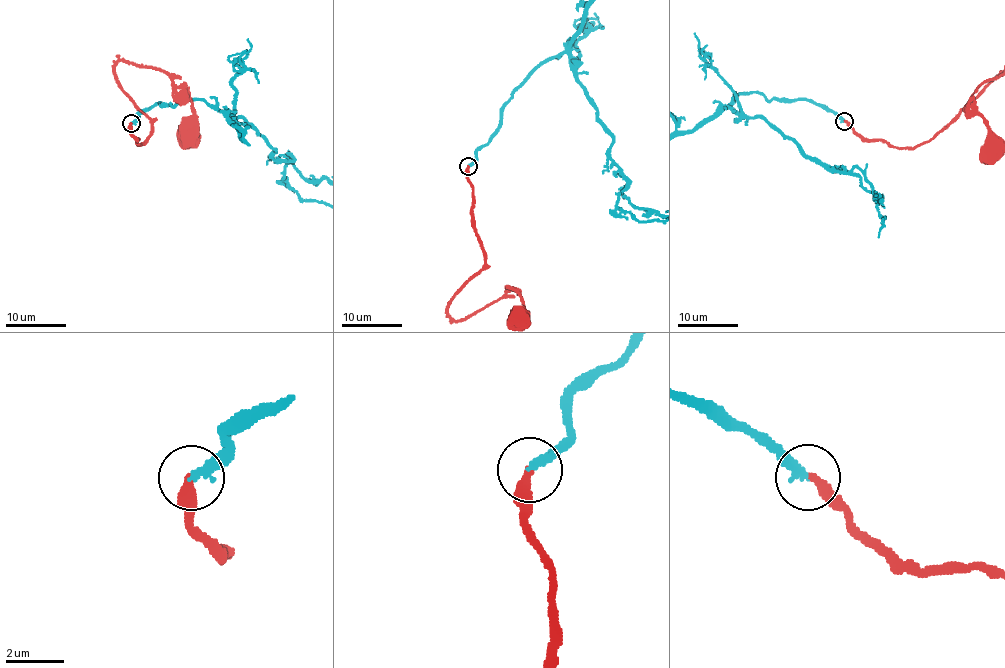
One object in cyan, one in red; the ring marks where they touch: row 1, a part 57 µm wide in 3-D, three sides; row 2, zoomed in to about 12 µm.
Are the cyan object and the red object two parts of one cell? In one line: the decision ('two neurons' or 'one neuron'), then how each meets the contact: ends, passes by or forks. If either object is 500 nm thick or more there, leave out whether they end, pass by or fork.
one neuron; cyan ends; red ends

